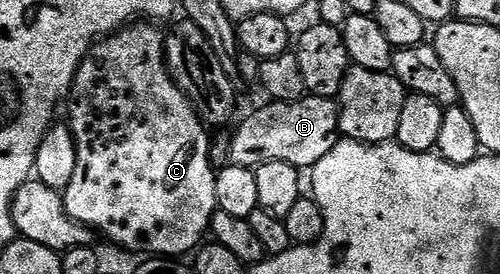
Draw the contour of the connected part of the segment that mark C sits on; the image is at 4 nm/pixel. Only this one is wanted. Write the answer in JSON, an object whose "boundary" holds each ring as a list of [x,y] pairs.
{"boundary":[[[135,21],[128,23],[124,27],[119,27],[117,31],[110,32],[109,35],[97,40],[94,46],[91,47],[90,52],[82,58],[82,64],[78,67],[78,72],[74,75],[74,85],[68,92],[68,103],[70,99],[70,120],[68,126],[71,133],[74,135],[74,148],[76,149],[76,169],[72,173],[72,181],[68,184],[64,192],[64,202],[66,204],[66,211],[78,223],[82,223],[85,227],[89,227],[91,232],[102,235],[107,235],[112,242],[118,247],[123,247],[126,251],[143,251],[141,254],[146,257],[186,257],[191,254],[203,242],[202,234],[205,236],[210,229],[210,218],[213,217],[215,211],[218,210],[218,202],[216,201],[216,189],[214,188],[214,177],[216,174],[215,168],[210,168],[210,139],[207,128],[204,126],[198,114],[194,111],[194,106],[191,105],[186,94],[179,89],[174,78],[170,76],[170,69],[166,65],[166,44],[164,42],[163,32],[157,31],[155,24],[150,21]]]}

